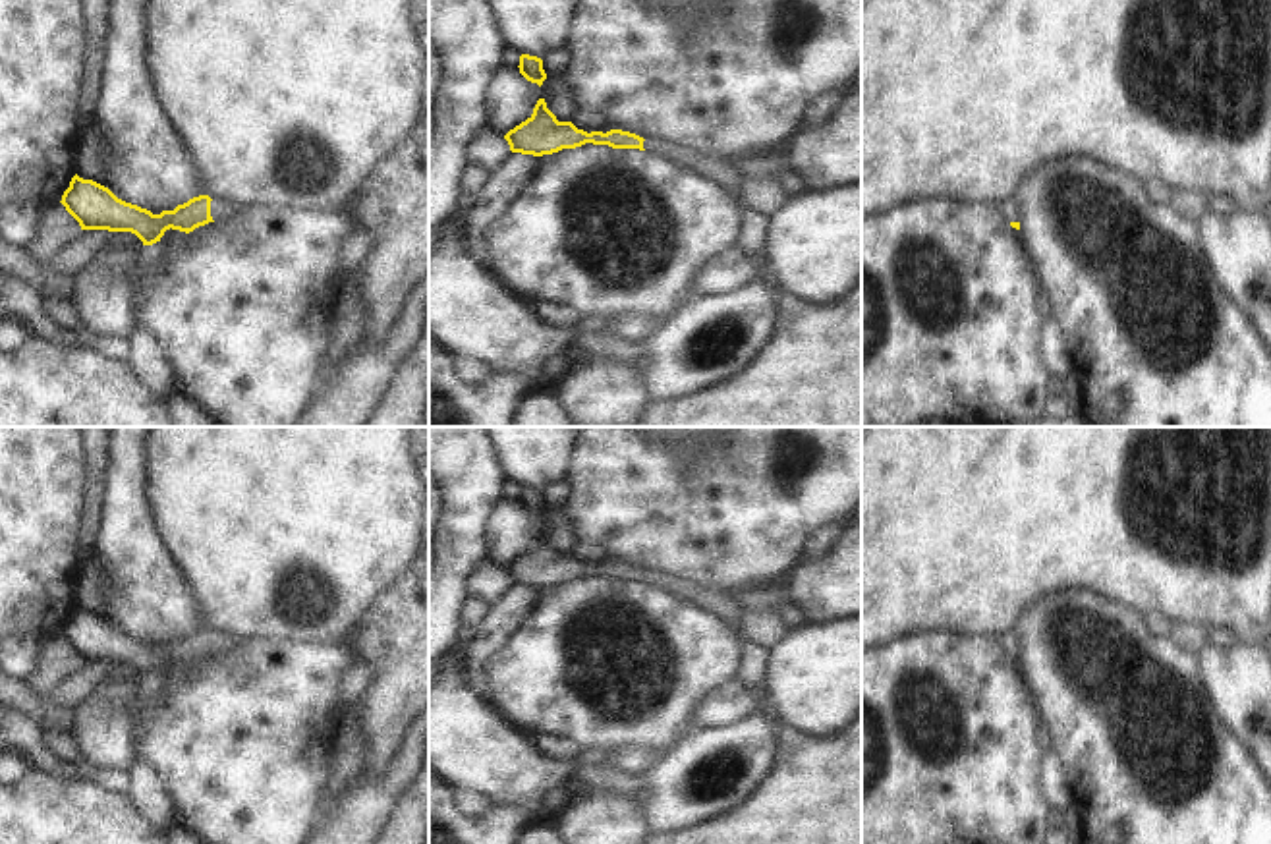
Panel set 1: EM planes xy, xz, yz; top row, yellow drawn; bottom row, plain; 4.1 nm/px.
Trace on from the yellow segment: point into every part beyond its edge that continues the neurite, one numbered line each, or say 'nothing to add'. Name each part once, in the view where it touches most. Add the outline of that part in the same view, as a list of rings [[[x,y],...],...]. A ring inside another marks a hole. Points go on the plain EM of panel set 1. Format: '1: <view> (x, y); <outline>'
1: xy (219, 642); [[[212,632],[211,633],[211,649],[212,653],[220,653],[224,651],[230,643],[232,643],[234,637],[226,635],[226,633],[220,633],[220,632]]]

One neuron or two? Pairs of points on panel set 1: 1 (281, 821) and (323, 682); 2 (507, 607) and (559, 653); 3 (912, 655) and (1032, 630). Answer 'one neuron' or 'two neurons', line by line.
1: one neuron
2: two neurons
3: two neurons

